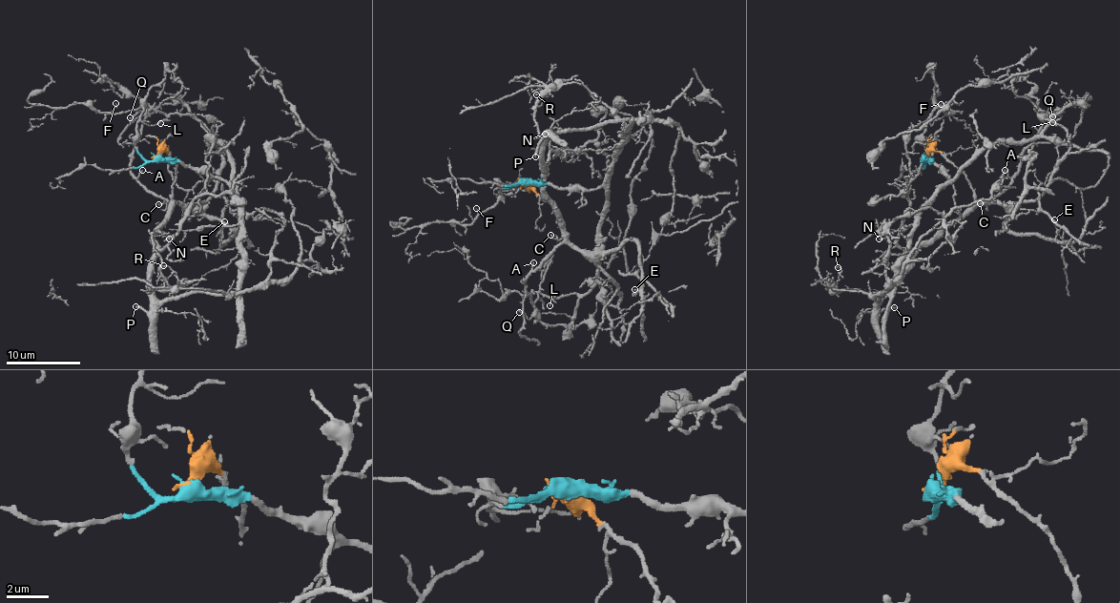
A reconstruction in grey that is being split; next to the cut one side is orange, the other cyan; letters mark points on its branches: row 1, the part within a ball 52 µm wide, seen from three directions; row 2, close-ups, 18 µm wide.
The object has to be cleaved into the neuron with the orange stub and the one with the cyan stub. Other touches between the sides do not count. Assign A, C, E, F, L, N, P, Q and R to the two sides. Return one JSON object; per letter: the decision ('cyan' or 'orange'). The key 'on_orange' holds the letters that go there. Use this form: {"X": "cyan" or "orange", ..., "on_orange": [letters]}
{"A": "orange", "C": "orange", "E": "orange", "F": "cyan", "L": "cyan", "N": "orange", "P": "orange", "Q": "orange", "R": "orange", "on_orange": ["A", "C", "E", "N", "P", "Q", "R"]}

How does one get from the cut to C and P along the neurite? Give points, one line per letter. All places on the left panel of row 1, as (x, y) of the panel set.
C: (155, 155), (167, 152), (176, 165), (168, 204), (157, 204)
P: (155, 155), (167, 152), (176, 165), (172, 214), (155, 238), (150, 309), (136, 305)

